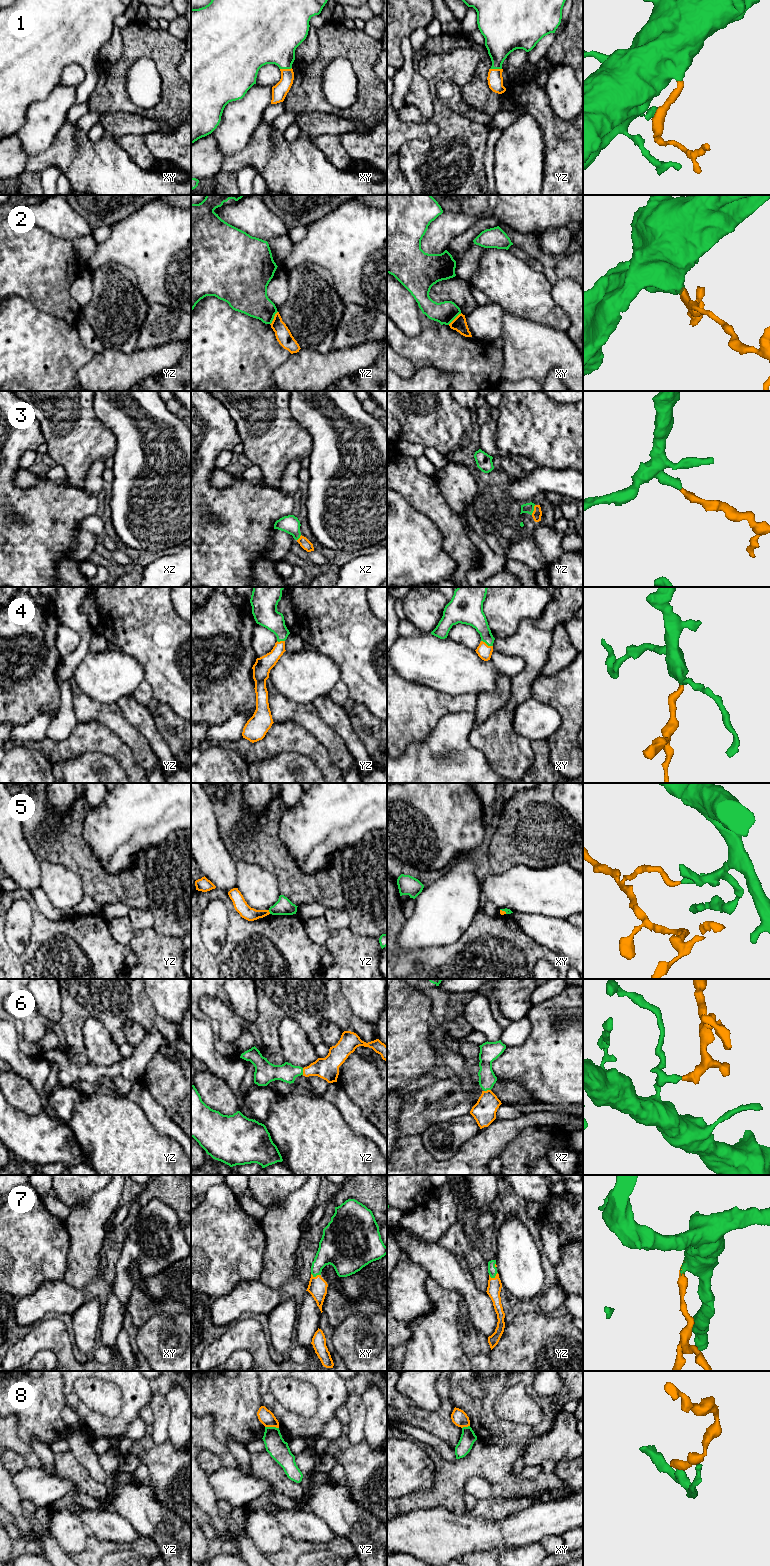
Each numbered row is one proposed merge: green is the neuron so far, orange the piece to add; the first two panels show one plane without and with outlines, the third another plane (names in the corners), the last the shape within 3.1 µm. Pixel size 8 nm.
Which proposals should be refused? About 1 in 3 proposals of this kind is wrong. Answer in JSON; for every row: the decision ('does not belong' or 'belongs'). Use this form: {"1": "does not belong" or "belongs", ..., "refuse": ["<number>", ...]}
{"1": "belongs", "2": "does not belong", "3": "belongs", "4": "belongs", "5": "does not belong", "6": "belongs", "7": "belongs", "8": "does not belong", "refuse": ["2", "5", "8"]}

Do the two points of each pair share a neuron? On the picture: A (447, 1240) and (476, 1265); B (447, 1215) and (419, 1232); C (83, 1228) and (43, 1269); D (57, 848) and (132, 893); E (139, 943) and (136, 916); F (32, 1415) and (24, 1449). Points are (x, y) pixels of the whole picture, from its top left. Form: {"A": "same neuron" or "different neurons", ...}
{"A": "same neuron", "B": "same neuron", "C": "different neurons", "D": "same neuron", "E": "different neurons", "F": "different neurons"}

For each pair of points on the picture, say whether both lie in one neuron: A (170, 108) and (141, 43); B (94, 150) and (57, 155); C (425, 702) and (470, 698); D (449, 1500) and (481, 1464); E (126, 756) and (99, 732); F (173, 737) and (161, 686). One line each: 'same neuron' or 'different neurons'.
A: same neuron
B: same neuron
C: same neuron
D: same neuron
E: same neuron
F: different neurons

